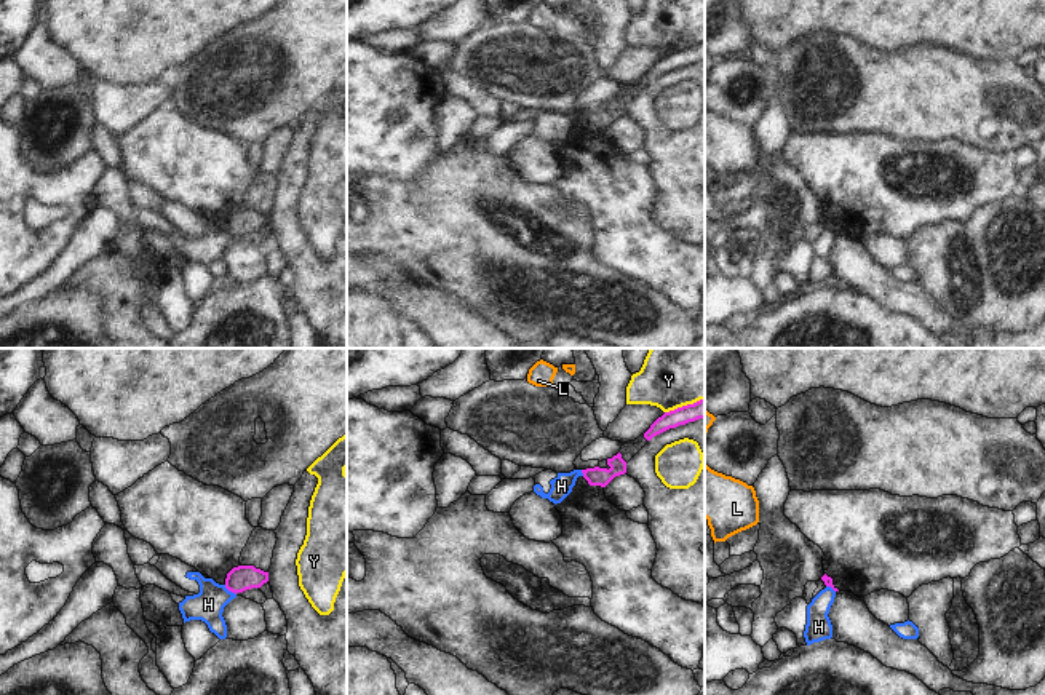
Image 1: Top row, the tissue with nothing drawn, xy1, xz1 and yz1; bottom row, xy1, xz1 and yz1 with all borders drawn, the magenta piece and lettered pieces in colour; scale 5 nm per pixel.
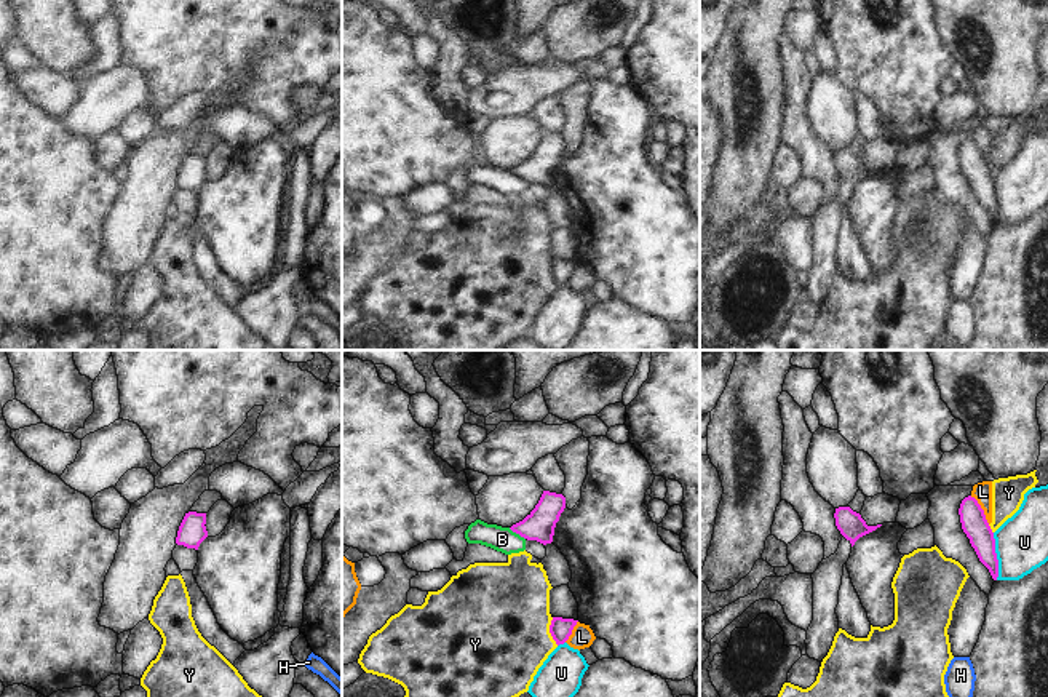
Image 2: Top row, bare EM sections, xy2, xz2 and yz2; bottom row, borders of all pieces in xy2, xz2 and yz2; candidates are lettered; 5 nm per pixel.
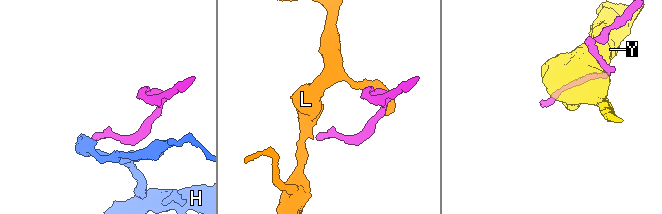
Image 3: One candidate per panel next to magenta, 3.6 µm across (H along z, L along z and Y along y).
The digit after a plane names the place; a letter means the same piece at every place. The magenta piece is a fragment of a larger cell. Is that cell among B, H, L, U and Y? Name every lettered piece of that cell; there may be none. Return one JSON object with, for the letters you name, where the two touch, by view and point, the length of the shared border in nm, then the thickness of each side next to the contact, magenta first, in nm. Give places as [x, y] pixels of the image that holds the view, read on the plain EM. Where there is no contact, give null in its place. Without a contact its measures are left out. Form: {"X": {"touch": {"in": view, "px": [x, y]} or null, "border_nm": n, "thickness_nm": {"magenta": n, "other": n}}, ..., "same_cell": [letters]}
{"same_cell": []}

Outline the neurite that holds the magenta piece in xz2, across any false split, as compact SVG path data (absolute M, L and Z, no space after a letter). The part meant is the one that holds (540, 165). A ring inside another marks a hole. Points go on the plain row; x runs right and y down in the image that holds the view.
M543 133L535 150L510 171L527 182L537 182L543 187L553 184L554 169L566 150L562 136Z

